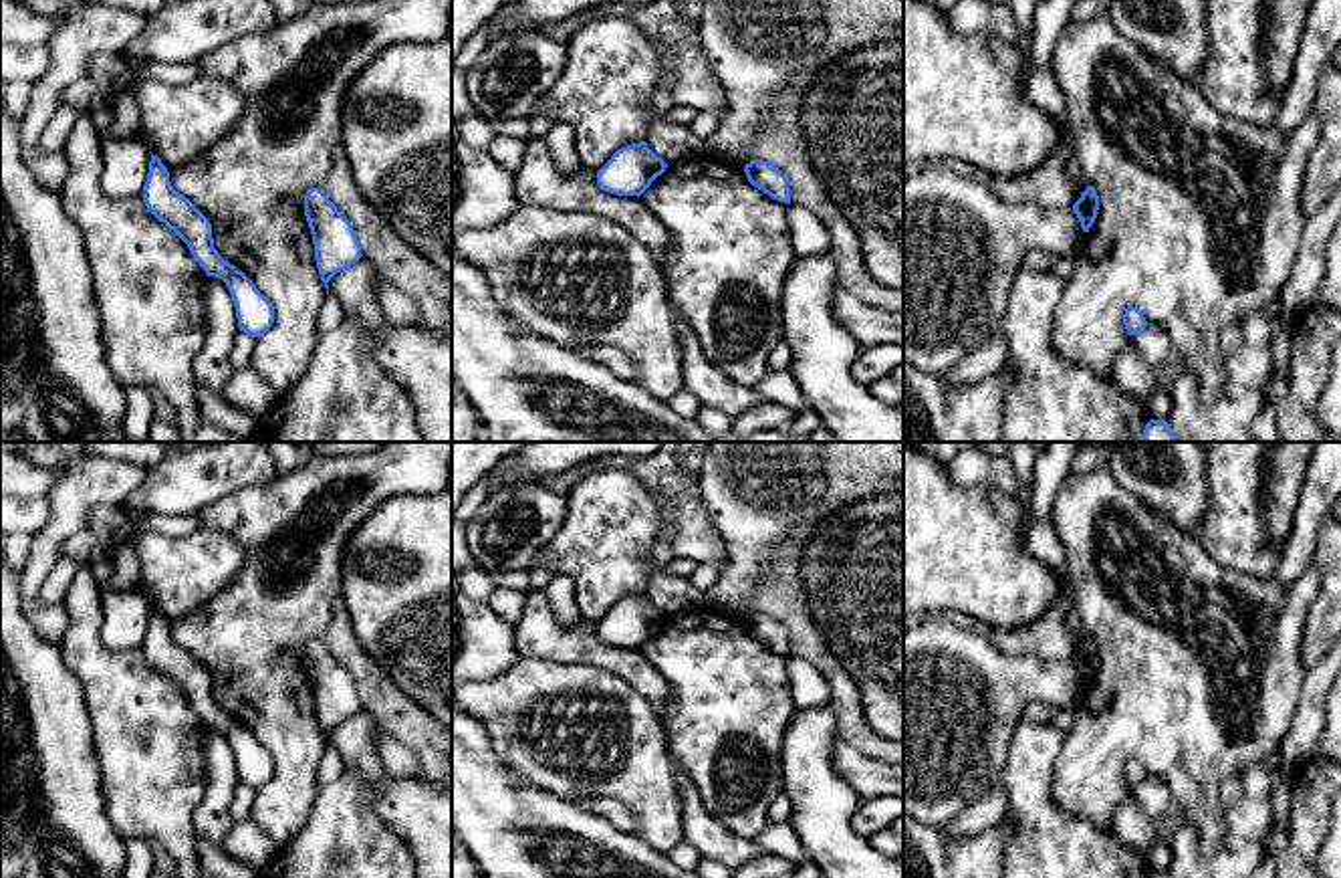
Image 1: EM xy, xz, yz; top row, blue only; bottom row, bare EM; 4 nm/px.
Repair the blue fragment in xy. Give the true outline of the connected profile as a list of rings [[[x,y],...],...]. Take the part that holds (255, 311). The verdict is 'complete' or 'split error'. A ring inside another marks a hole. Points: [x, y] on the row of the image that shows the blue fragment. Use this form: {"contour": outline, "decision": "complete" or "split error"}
{"contour": [[[153,153],[141,196],[147,210],[188,244],[206,275],[226,283],[240,331],[252,337],[264,335],[274,323],[272,303],[242,270],[218,254],[210,220],[173,190],[167,168]]], "decision": "complete"}

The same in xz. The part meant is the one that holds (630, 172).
{"contour": [[[645,141],[617,149],[597,172],[601,190],[617,196],[641,196],[667,163]]], "decision": "complete"}

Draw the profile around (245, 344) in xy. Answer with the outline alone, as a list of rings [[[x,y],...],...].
[[[240,331],[234,339],[232,351],[230,351],[230,363],[234,369],[242,369],[250,365],[250,355],[256,347],[256,337]]]

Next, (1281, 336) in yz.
[[[1276,319],[1270,333],[1272,367],[1287,371],[1291,363],[1293,325]]]

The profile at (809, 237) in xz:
[[[788,204],[790,244],[797,258],[831,250],[831,234],[823,220],[803,204]]]

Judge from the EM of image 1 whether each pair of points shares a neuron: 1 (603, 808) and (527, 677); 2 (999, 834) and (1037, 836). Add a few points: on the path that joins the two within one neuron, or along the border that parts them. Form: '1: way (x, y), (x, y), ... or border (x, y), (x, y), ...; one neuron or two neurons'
1: border (575, 802), (614, 798), (638, 824); two neurons
2: border (1007, 814), (1011, 834), (1001, 856); two neurons

